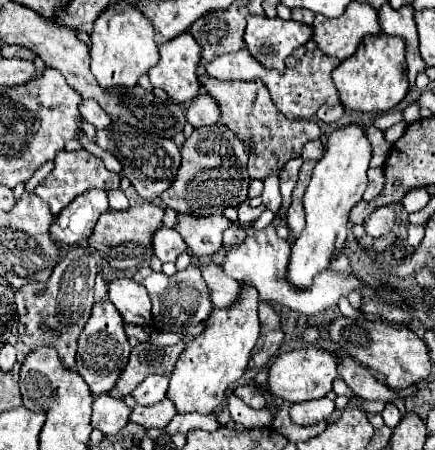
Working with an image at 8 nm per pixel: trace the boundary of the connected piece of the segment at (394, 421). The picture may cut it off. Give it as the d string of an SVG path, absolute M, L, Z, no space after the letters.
M387 404L385 410L381 412L381 416L383 416L383 420L385 420L385 424L389 428L395 428L401 422L401 414L399 414L399 410L397 410L395 404Z

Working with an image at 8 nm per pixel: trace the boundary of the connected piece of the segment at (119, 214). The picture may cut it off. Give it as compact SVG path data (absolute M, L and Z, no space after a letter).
M143 202L127 210L107 210L97 220L97 226L89 238L89 248L99 252L113 268L137 268L151 260L153 256L153 234L163 226L163 208L153 202Z

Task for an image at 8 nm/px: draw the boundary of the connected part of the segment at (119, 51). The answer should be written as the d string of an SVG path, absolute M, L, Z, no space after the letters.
M113 4L97 20L91 32L91 72L103 90L137 86L139 76L147 74L159 62L153 26L129 4Z

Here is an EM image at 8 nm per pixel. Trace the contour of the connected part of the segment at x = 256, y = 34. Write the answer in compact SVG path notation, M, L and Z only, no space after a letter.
M249 16L245 28L247 50L253 58L263 64L267 70L285 70L285 60L299 46L305 46L313 36L313 26L295 22L265 18L265 16Z

